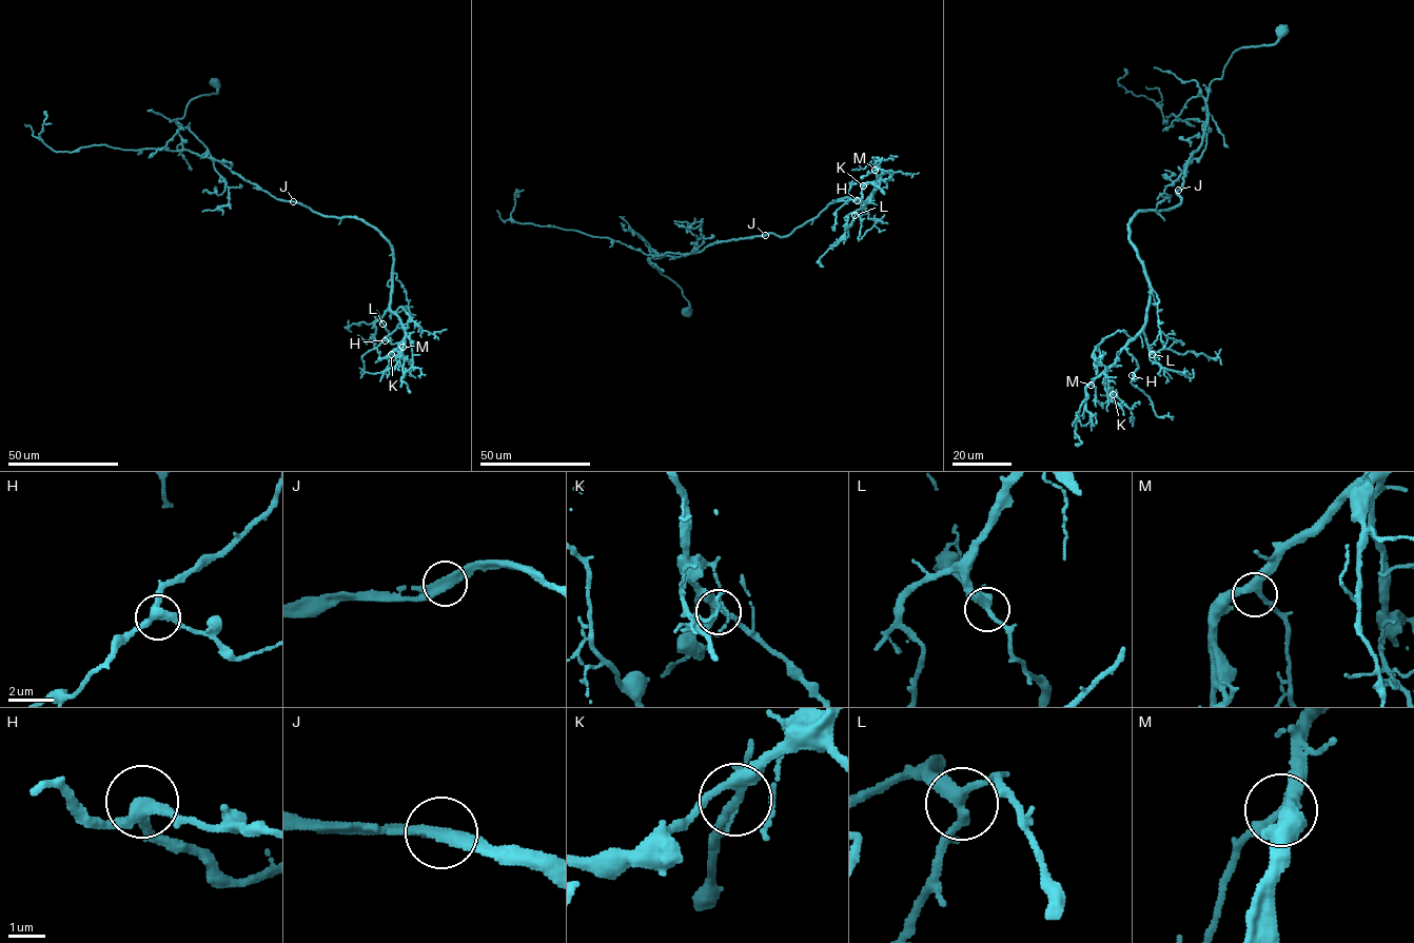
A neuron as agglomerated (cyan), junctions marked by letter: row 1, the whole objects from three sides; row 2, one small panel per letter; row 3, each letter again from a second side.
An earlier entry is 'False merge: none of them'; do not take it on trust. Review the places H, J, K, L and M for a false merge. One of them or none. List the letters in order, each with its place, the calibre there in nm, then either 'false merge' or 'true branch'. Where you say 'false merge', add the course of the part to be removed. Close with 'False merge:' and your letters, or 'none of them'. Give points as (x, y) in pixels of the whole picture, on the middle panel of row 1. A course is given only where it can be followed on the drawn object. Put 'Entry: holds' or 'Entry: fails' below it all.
H: (857, 200) | 320 nm | true branch
J: (765, 235) | 280 nm | true branch
K: (863, 185) | 260 nm | true branch
L: (855, 215) | 280 nm | true branch
M: (875, 170) | 300 nm | true branch
False merge: none of them
Entry: holds

